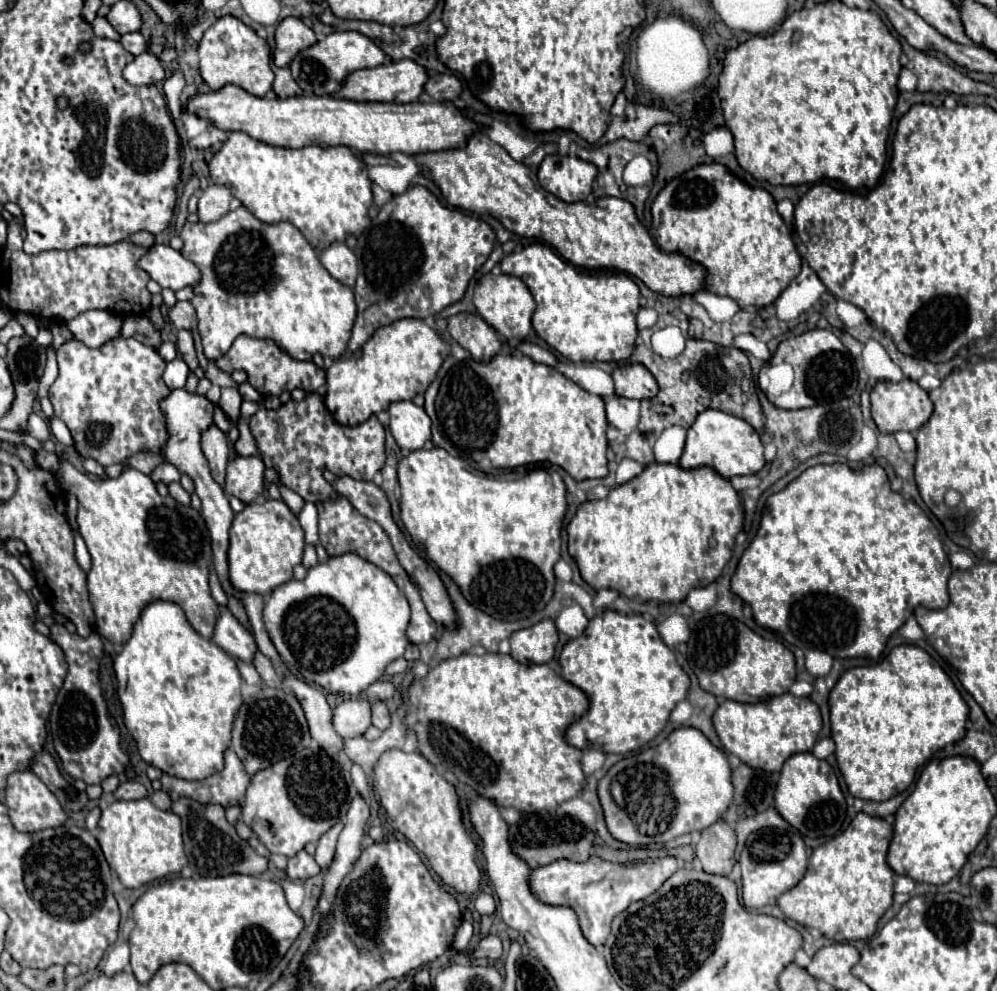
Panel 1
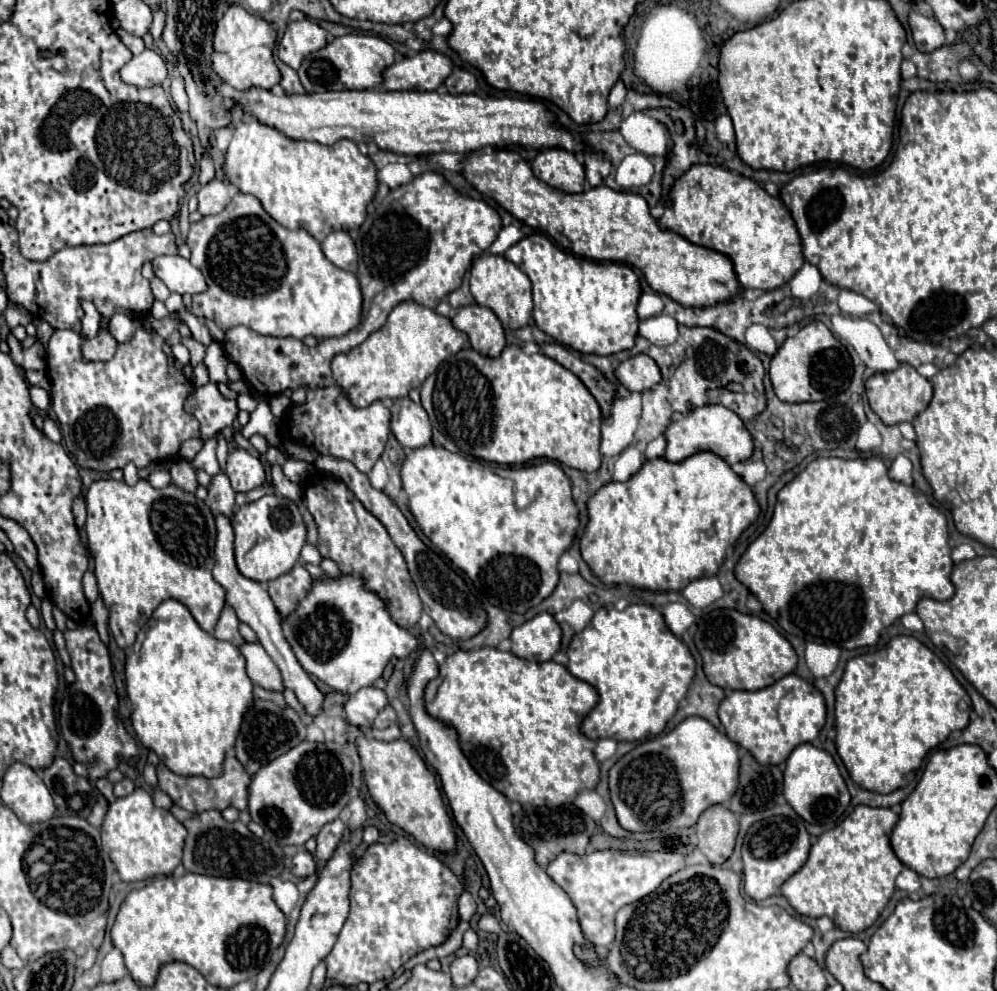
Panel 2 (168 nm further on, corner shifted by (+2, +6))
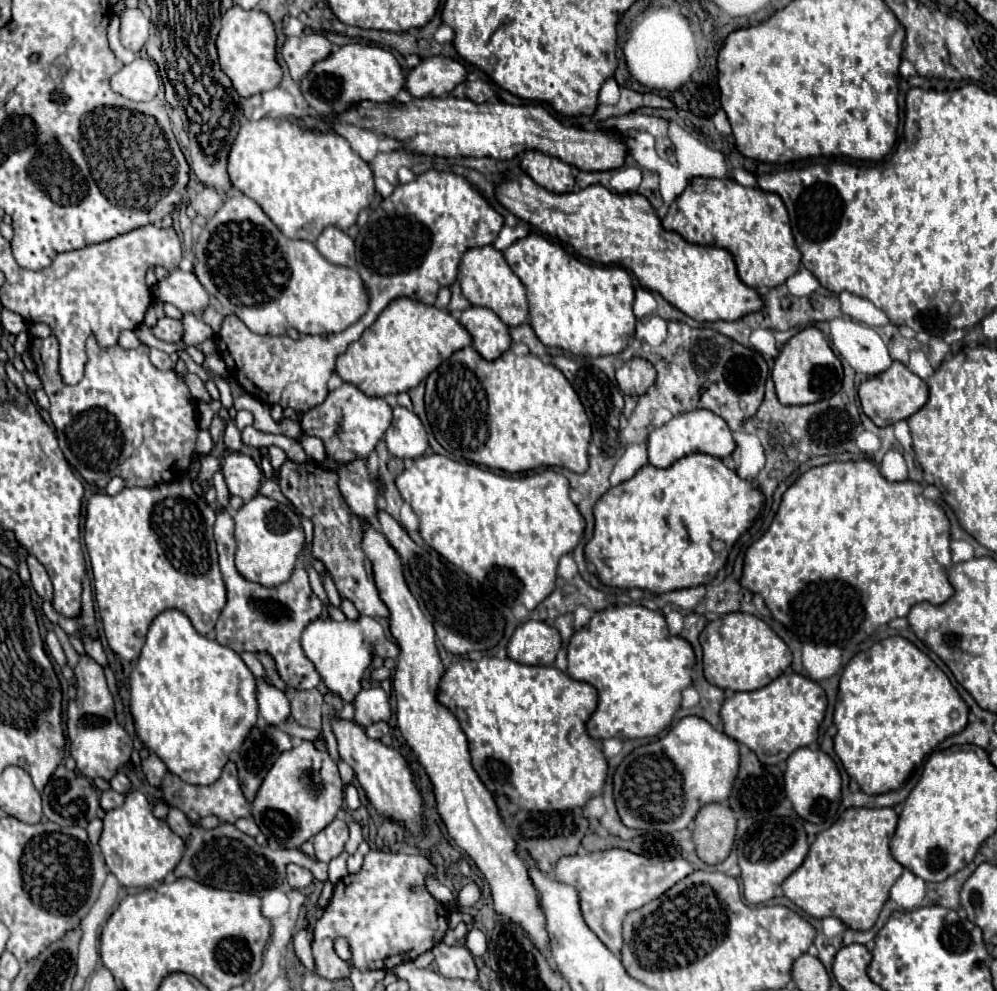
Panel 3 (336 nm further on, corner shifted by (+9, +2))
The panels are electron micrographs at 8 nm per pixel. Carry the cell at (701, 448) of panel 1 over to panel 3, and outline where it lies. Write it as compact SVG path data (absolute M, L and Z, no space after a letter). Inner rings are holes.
M694 410L694 412L678 414L670 422L654 428L648 436L650 436L648 462L656 468L668 468L676 460L680 460L688 454L694 454L694 452L704 452L704 454L710 454L716 458L726 458L736 448L728 424L720 416L714 416L714 412L710 412L710 410Z

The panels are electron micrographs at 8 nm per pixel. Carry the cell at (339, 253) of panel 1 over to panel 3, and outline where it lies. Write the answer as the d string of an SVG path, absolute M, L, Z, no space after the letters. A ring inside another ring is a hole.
M336 226L324 228L324 232L316 240L316 248L332 264L340 264L340 266L356 264L354 240Z

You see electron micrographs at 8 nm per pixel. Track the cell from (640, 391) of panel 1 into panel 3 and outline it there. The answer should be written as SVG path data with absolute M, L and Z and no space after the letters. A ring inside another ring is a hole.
M632 358L616 370L618 386L628 396L642 396L656 380L656 370L648 360Z

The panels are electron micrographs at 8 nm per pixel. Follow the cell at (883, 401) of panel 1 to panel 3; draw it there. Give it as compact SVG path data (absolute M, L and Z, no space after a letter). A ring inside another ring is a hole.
M892 362L892 366L860 384L860 402L864 414L876 424L876 426L890 426L898 420L910 418L918 408L922 408L928 400L928 386L922 378L918 378L914 372L910 372L902 362Z

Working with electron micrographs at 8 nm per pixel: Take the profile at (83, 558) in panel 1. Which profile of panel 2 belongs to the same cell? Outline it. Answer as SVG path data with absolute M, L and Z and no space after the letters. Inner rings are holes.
M91 570L85 572L85 576L83 576L83 586L85 586L85 596L87 596L87 600L89 600L89 602L95 602L97 596L99 596L99 592L97 592L97 582L95 582L95 576L93 576Z

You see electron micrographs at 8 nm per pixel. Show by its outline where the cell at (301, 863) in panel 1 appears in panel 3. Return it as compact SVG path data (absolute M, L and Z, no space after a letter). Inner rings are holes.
M288 864L286 872L288 872L288 876L286 876L288 884L290 884L292 888L296 888L296 890L304 890L304 888L310 886L312 880L314 880L312 872L306 870L306 868L302 868L302 866L298 866L298 864Z

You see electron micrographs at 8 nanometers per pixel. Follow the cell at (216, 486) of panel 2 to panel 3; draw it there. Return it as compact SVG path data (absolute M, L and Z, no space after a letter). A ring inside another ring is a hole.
M226 510L218 512L216 526L214 526L214 538L218 544L220 554L220 570L224 576L224 584L228 590L228 602L216 622L216 640L222 646L232 648L234 652L266 652L274 658L276 670L280 678L294 690L310 690L320 684L320 674L316 672L314 664L306 658L300 636L304 628L320 616L322 604L318 596L310 588L308 572L302 564L298 564L292 572L292 578L278 586L262 586L256 582L246 580L234 566L234 522Z

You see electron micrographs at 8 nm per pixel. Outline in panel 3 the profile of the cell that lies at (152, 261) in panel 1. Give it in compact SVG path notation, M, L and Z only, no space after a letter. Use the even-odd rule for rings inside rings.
M174 268L170 276L158 284L156 298L174 304L180 312L200 314L208 308L208 292L204 286L192 272L182 272L180 268Z

